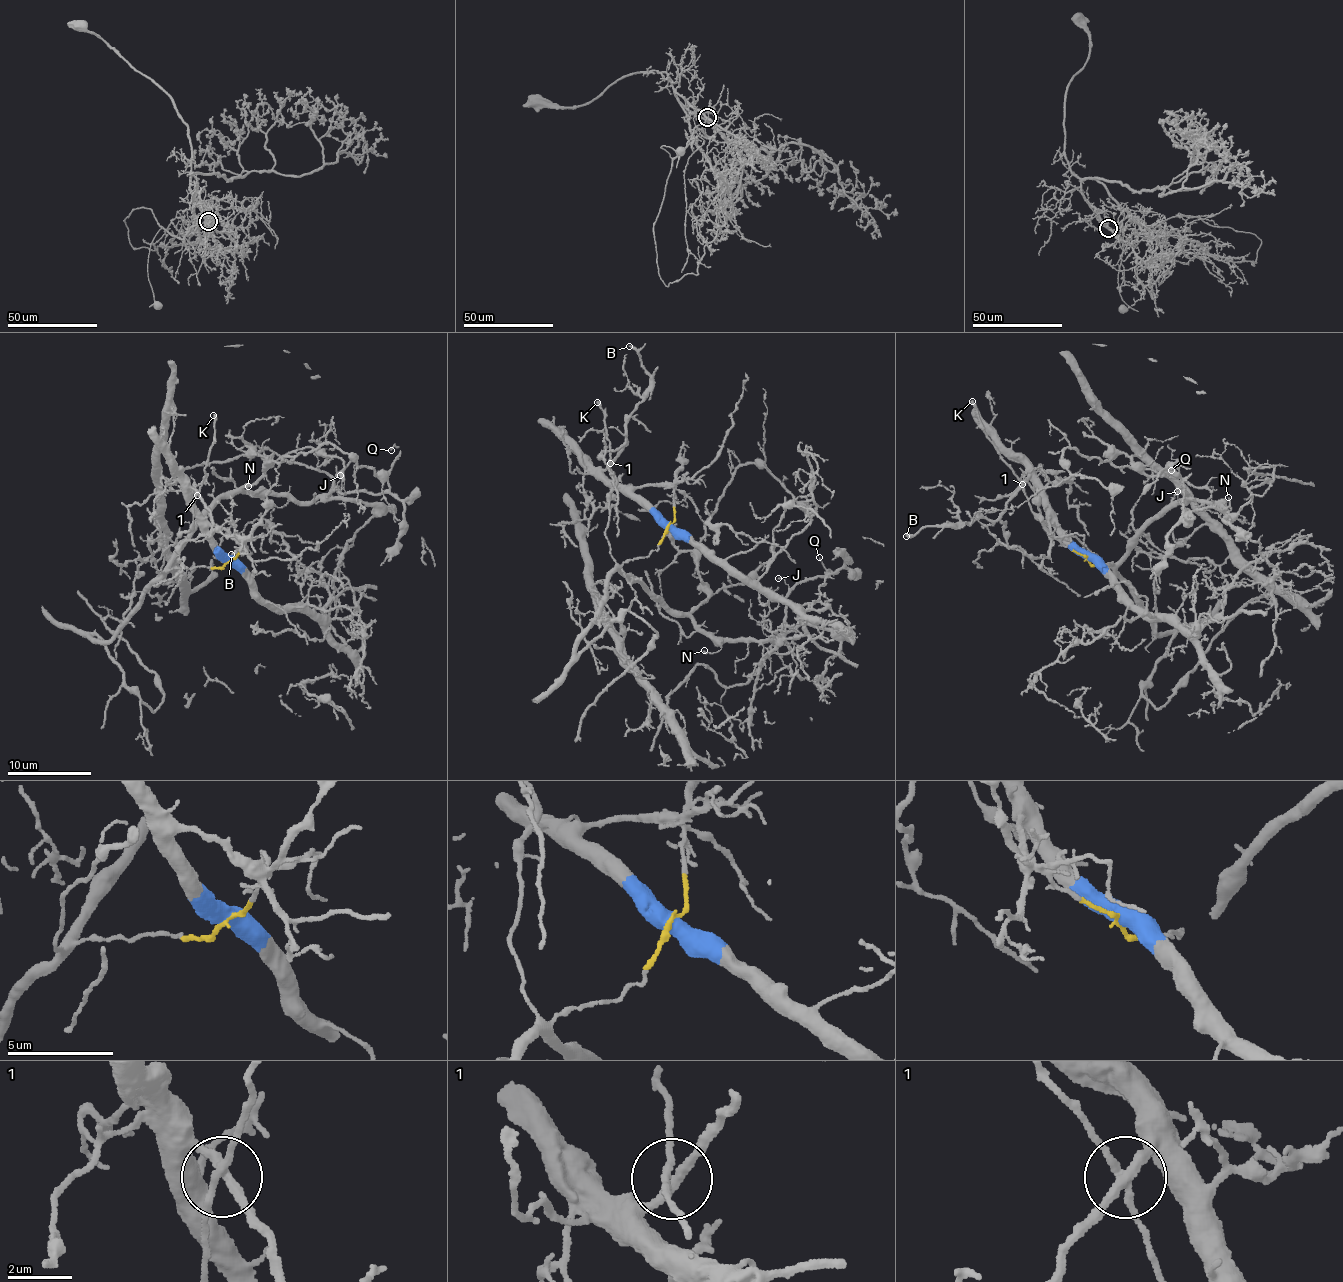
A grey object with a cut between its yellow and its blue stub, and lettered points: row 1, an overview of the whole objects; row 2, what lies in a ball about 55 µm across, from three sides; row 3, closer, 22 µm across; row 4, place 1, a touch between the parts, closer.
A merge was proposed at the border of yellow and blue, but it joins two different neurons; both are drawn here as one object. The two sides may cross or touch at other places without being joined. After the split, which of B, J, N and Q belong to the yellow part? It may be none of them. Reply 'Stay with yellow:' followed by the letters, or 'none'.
Stay with yellow: J, N, Q

